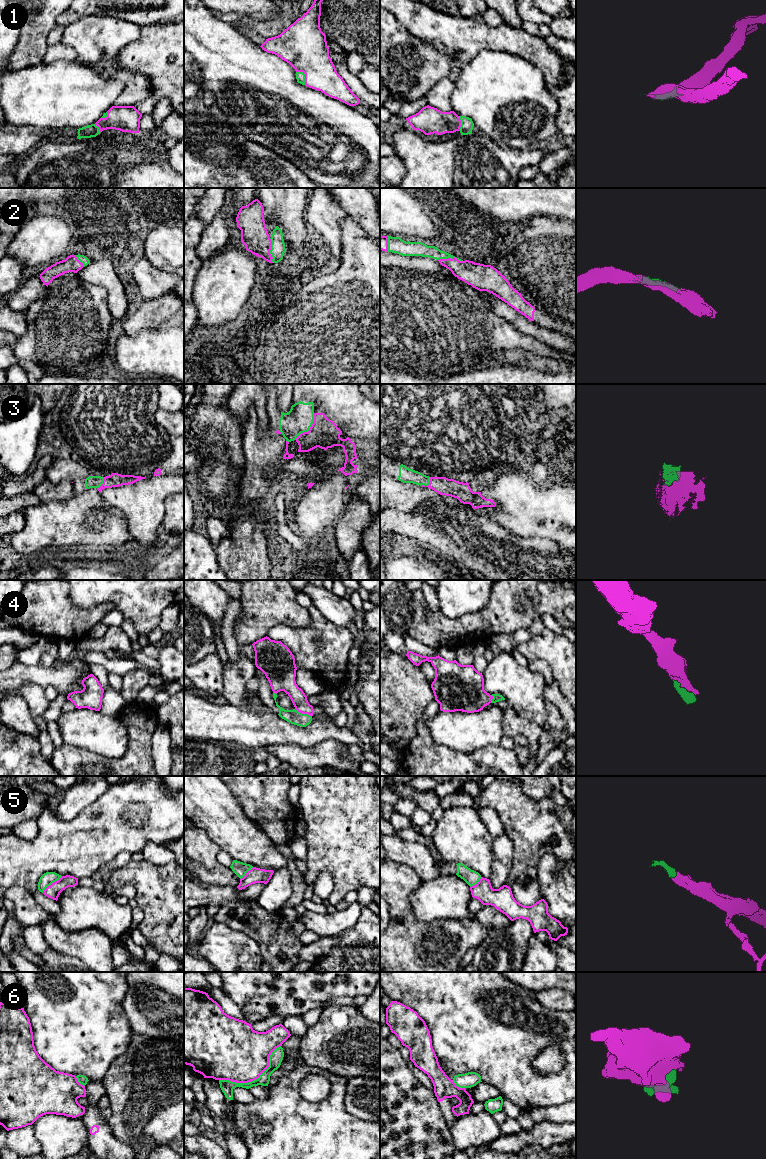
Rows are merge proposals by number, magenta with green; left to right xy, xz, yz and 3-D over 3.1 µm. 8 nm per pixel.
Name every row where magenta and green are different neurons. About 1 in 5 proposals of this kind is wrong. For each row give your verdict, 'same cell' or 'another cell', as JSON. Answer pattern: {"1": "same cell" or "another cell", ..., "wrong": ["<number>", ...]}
{"1": "same cell", "2": "same cell", "3": "same cell", "4": "same cell", "5": "same cell", "6": "another cell", "wrong": ["6"]}

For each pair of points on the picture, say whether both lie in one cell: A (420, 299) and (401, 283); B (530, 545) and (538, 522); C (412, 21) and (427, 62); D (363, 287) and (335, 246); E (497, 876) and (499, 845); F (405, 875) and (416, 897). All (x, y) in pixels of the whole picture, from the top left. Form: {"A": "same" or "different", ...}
{"A": "same", "B": "different", "C": "different", "D": "different", "E": "same", "F": "different"}

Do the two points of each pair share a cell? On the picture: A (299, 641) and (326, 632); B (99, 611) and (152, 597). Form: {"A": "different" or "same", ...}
{"A": "same", "B": "different"}

